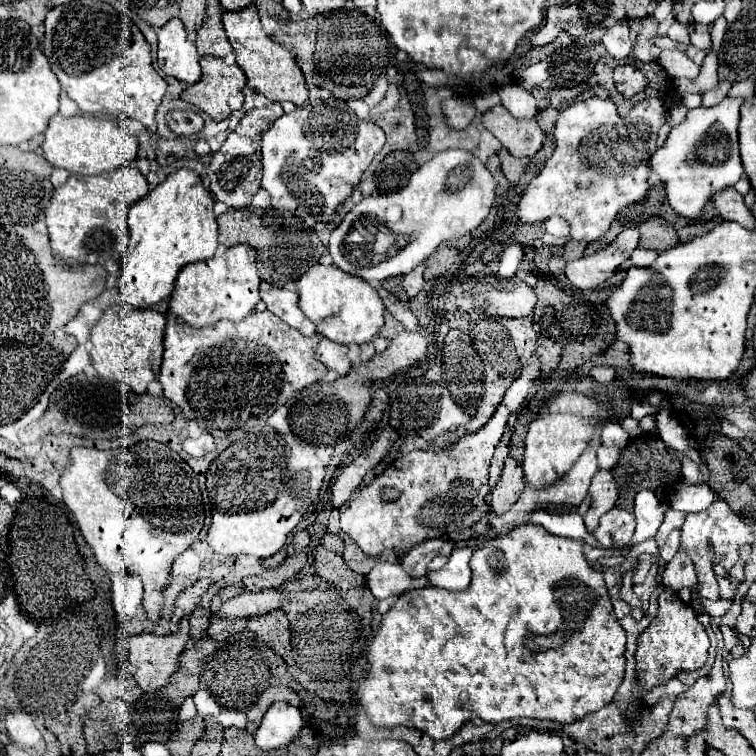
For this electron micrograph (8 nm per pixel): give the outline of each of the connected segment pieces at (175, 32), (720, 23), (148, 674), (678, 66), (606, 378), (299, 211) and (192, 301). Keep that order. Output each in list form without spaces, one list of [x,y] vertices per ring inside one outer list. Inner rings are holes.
[[[170,19],[164,27],[158,29],[158,67],[186,83],[192,85],[200,79],[200,55],[196,45],[188,39],[184,23],[180,19]]]
[[[720,17],[720,19],[716,19],[714,23],[712,23],[712,27],[710,27],[710,35],[712,35],[712,47],[710,47],[710,51],[718,51],[718,47],[722,45],[722,37],[724,37],[724,33],[726,33],[726,19],[724,17]]]
[[[182,619],[180,623],[180,629],[178,633],[172,633],[168,637],[154,637],[154,635],[148,635],[148,633],[142,633],[142,635],[136,635],[128,641],[128,663],[130,667],[134,669],[132,675],[134,675],[134,681],[138,683],[138,687],[144,691],[144,693],[154,693],[158,689],[162,689],[170,677],[178,671],[178,665],[180,665],[180,655],[182,651],[186,649],[188,645],[188,635],[190,627],[188,627],[188,619]]]
[[[662,51],[660,53],[660,59],[658,63],[668,71],[670,77],[688,77],[688,79],[694,79],[700,71],[700,67],[686,57],[684,51]]]
[[[592,367],[592,377],[600,383],[610,383],[614,379],[614,369],[612,367]]]
[[[332,99],[332,101],[320,101],[320,103],[316,103],[316,105],[312,105],[312,103],[302,105],[302,107],[298,107],[294,113],[282,115],[282,117],[262,135],[262,189],[268,191],[272,207],[282,207],[282,209],[294,213],[296,217],[314,217],[316,221],[330,221],[332,215],[336,213],[336,207],[342,205],[342,203],[352,195],[354,187],[360,183],[362,173],[368,169],[368,165],[372,163],[374,155],[382,149],[384,143],[386,143],[384,131],[382,131],[376,123],[372,123],[372,121],[362,121],[362,119],[358,119],[358,117],[350,111],[350,107],[348,107],[346,103],[342,103],[342,101]]]
[[[242,243],[230,247],[224,255],[214,255],[208,261],[186,265],[178,273],[176,287],[170,297],[170,313],[184,319],[194,329],[210,327],[220,319],[238,323],[260,301],[258,287],[260,287],[260,277],[256,267],[256,251],[250,245]]]

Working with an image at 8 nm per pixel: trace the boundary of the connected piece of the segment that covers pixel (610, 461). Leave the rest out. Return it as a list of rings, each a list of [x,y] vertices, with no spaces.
[[[602,445],[598,449],[598,461],[600,461],[600,469],[612,469],[616,465],[616,461],[620,459],[624,447],[606,447]]]

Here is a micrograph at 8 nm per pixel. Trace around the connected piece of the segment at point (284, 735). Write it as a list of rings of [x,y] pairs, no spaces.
[[[274,703],[254,733],[254,743],[262,751],[274,751],[288,745],[304,729],[300,709],[288,703]]]

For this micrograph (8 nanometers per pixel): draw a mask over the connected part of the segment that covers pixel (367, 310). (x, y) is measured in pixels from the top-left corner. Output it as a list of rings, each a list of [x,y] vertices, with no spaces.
[[[330,265],[310,267],[296,283],[300,291],[300,309],[316,325],[316,331],[340,345],[370,343],[384,325],[384,303],[376,289],[366,281]]]

